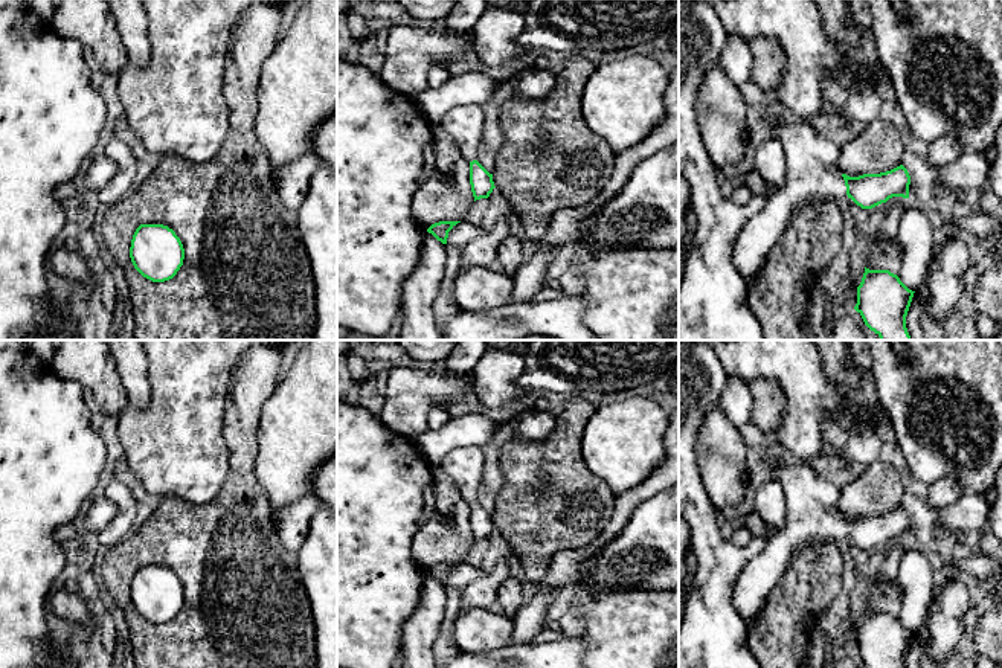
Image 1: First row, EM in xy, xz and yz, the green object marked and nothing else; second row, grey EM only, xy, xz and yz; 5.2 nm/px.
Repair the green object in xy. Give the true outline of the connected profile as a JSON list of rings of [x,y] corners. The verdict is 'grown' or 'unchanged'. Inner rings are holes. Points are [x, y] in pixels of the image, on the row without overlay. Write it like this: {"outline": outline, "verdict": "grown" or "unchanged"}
{"outline": [[[140,566],[131,581],[134,610],[153,624],[172,621],[185,601],[185,590],[172,570],[163,566]]], "verdict": "unchanged"}

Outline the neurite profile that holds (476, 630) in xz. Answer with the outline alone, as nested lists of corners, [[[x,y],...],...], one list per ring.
[[[487,609],[462,610],[453,624],[454,644],[464,653],[490,653],[511,644],[514,619]]]

